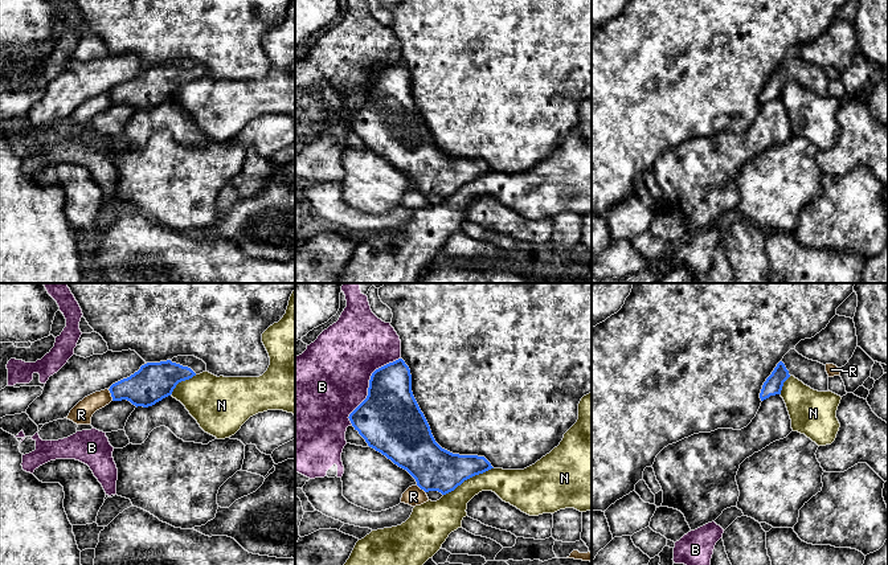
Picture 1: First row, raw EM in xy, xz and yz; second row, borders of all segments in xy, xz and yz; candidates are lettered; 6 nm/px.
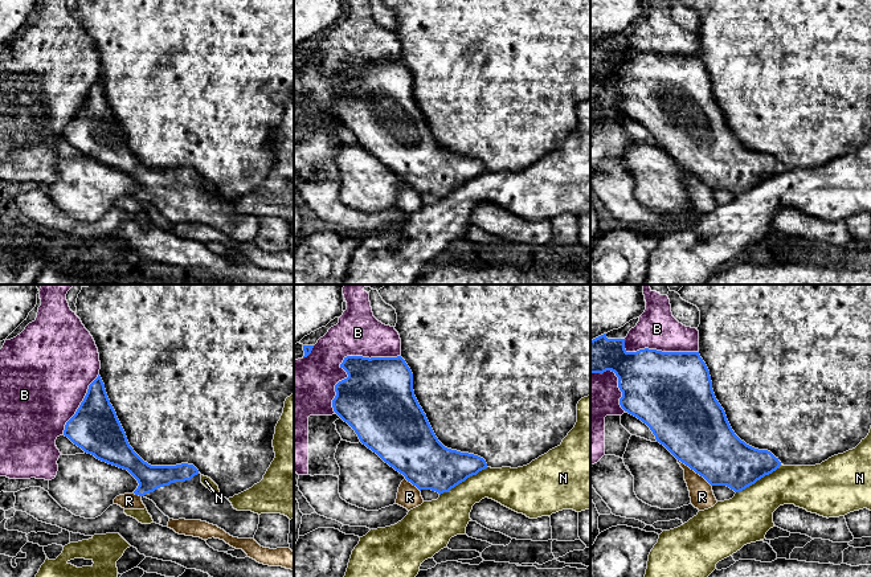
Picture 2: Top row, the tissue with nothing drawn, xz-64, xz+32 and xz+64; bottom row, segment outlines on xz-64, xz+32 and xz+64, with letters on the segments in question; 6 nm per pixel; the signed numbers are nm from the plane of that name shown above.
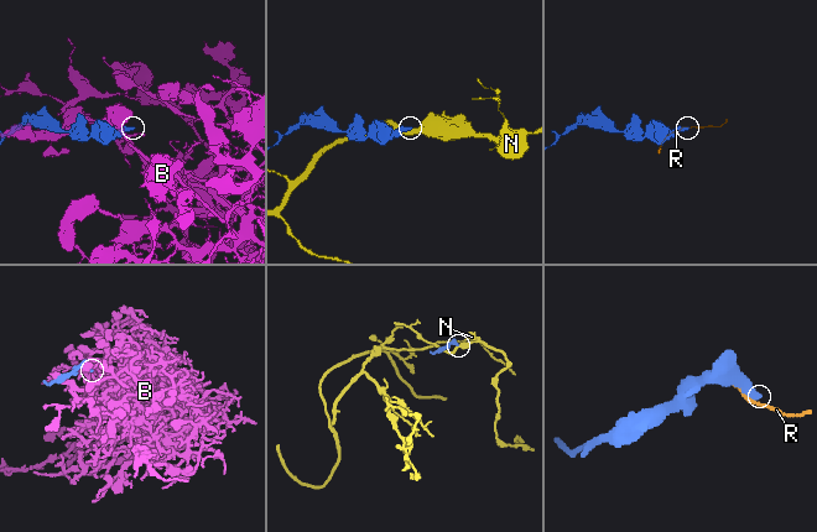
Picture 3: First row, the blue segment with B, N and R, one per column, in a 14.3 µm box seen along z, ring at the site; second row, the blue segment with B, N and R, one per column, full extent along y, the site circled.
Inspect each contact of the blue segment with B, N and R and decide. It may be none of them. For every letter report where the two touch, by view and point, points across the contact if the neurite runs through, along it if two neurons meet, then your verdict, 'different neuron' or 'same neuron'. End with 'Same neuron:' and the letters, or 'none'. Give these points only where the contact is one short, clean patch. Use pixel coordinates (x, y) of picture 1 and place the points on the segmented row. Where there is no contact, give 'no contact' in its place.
B: meets blue in xz at (369, 385); different neuron
N: meets blue in xz at (467, 478); border along xz (492, 467), (465, 479), (444, 495); different neuron
R: meets blue in xy at (111, 394); different neuron
Same neuron: none

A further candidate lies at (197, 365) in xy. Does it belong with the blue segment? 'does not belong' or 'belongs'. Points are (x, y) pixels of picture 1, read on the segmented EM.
belongs

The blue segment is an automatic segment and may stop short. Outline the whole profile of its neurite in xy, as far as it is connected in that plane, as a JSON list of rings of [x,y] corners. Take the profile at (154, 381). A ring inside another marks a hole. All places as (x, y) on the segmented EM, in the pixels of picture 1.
[[[177,356],[160,363],[147,363],[138,372],[110,386],[112,401],[127,400],[148,408],[172,394],[176,385],[206,370],[195,356]]]

